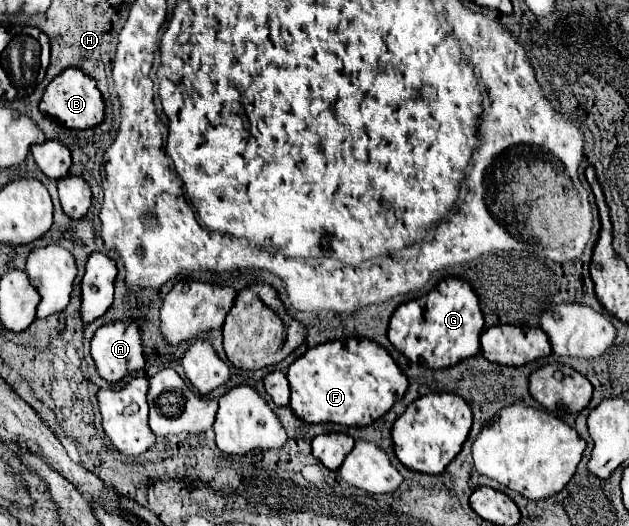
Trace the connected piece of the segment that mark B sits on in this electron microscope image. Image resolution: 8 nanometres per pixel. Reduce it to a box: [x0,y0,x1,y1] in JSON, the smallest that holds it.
[40,69,104,129]

